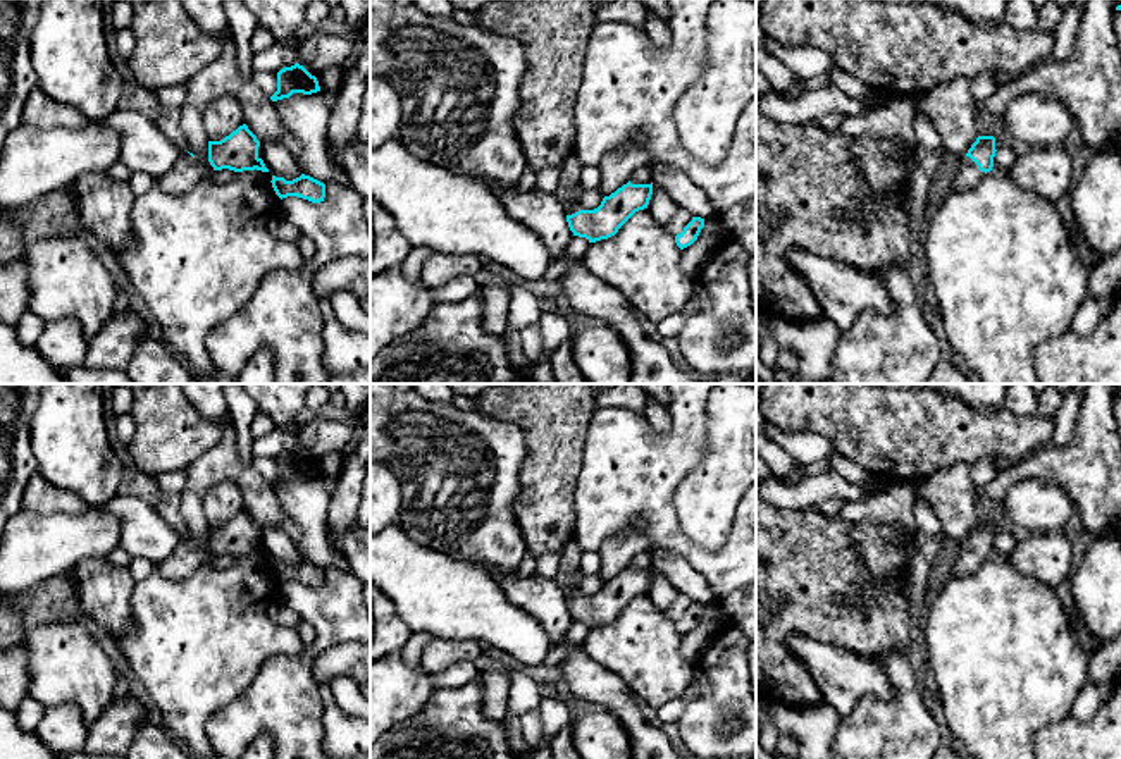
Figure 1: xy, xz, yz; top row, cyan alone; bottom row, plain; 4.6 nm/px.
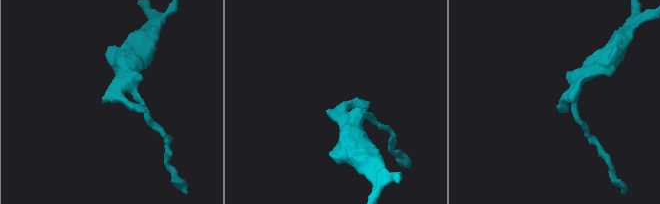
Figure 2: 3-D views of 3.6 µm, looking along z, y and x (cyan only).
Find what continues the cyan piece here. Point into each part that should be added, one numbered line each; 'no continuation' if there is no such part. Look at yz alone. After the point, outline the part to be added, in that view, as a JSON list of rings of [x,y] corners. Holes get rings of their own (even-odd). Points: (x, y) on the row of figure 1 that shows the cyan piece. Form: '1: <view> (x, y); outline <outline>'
1: yz (968, 174); outline [[[969,157],[961,158],[956,177],[951,182],[951,193],[973,188],[983,176],[985,172]]]

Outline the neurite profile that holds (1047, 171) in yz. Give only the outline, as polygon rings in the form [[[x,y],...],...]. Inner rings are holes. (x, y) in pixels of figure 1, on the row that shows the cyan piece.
[[[1061,145],[1031,148],[1019,155],[1011,167],[992,167],[992,170],[1007,174],[1016,184],[1054,203],[1069,194],[1073,188],[1073,164]]]

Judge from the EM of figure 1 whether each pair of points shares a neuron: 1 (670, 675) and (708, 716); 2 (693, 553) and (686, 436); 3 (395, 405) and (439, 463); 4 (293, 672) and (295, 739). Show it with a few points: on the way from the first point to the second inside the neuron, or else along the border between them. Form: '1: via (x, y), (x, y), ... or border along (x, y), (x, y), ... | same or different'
1: border along (691, 665), (691, 680), (682, 694) | different
2: via (663, 525), (660, 522), (660, 465) | same
3: via (396, 419), (427, 450) | same
4: via (293, 689), (295, 721) | same

